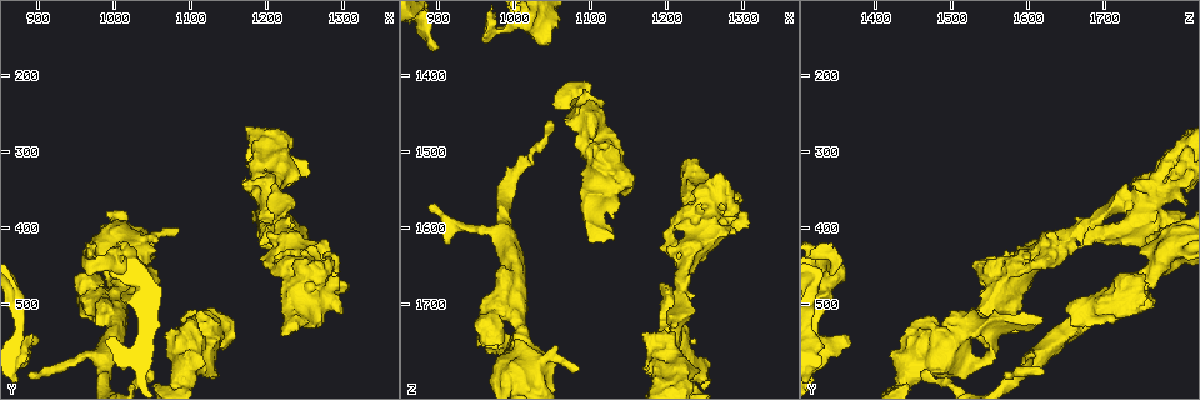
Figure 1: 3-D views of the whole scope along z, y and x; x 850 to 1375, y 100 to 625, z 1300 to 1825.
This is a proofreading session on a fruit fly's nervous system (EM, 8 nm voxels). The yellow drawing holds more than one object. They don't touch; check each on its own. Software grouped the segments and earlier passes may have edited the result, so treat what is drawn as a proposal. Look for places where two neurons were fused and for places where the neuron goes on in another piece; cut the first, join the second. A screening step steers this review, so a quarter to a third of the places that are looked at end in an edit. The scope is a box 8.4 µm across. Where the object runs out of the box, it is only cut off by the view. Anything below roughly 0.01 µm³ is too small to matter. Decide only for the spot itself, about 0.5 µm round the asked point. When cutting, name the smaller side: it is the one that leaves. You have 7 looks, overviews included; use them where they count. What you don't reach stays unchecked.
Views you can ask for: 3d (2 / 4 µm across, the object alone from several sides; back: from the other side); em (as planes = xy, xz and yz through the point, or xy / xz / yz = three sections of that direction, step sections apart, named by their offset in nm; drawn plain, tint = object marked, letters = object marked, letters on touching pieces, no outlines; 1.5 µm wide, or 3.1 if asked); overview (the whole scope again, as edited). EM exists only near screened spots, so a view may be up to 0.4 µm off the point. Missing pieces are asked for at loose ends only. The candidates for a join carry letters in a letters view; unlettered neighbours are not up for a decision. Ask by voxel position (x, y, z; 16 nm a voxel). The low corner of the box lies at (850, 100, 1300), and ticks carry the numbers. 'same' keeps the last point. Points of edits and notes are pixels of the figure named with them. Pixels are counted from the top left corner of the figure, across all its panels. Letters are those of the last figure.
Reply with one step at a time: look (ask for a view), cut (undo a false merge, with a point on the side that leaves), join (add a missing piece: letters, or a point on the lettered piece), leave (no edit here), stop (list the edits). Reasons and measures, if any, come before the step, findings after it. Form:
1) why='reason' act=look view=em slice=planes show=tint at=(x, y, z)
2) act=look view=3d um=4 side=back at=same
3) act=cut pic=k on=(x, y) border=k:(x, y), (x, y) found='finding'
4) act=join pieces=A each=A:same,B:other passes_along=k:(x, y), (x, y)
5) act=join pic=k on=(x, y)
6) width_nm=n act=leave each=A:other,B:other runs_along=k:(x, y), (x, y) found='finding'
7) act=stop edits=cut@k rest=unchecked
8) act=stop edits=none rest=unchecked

why='abrupt turn' act=look view=em slice=planes show=letters at=(1240, 490, 1555)

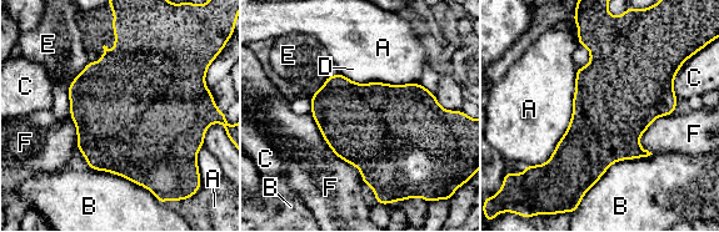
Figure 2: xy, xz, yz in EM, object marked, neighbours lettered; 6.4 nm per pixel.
width_nm=550 act=leave each=A:other,B:other,C:other,D:other,E:other,F:other border=2:(577, 67), (570, 122), (533, 166) found='all the same neuron'

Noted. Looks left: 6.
act=look view=em slice=planes show=letters at=(1045, 470, 1355)

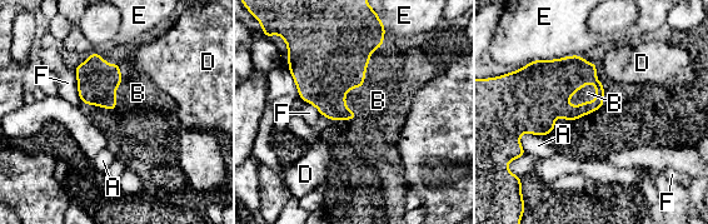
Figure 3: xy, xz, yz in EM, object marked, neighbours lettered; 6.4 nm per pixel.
act=join pieces=B each=A:other,B:same,D:other,E:other,F:other passes_along=3:(329, 59), (358, 85), (378, 100) found='the neuron continues'

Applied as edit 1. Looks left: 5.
act=look view=overview

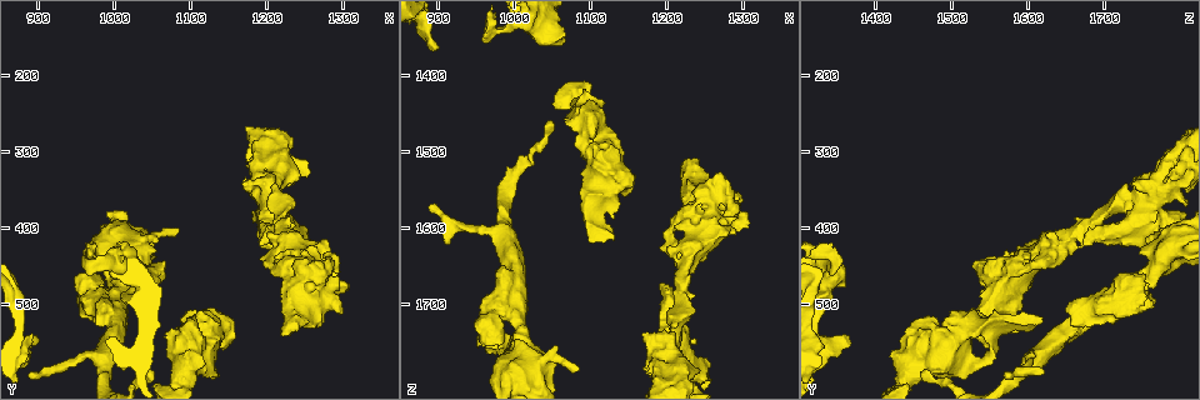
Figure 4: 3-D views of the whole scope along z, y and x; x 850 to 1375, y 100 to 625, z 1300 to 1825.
why='free end' act=look view=3d um=4 at=(895, 555, 1365)

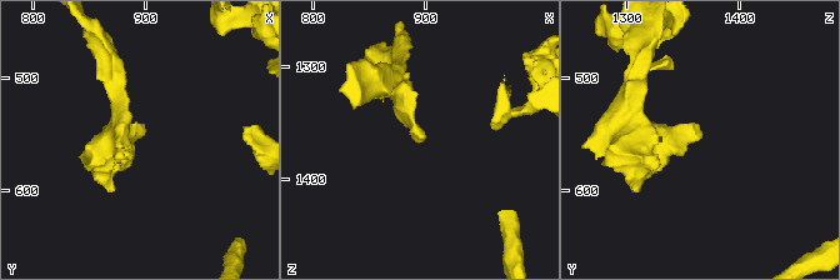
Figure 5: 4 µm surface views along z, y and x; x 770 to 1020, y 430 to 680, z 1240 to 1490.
act=look view=em slice=planes show=letters at=(894, 554, 1364)

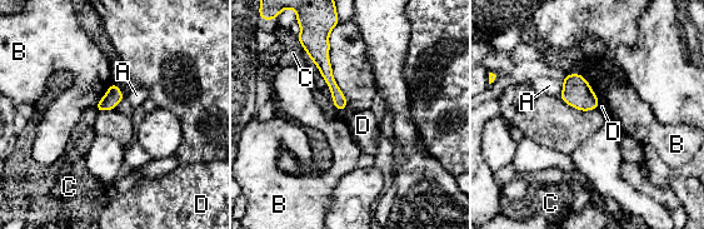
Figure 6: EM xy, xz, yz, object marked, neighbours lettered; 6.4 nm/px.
longest_contact=B:200nm act=leave each=A:other,B:other,C:other,D:other border=6:(124, 98), (114, 109) found='none of them fits'

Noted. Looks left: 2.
act=stop edits=join@3 rest=unchecked

